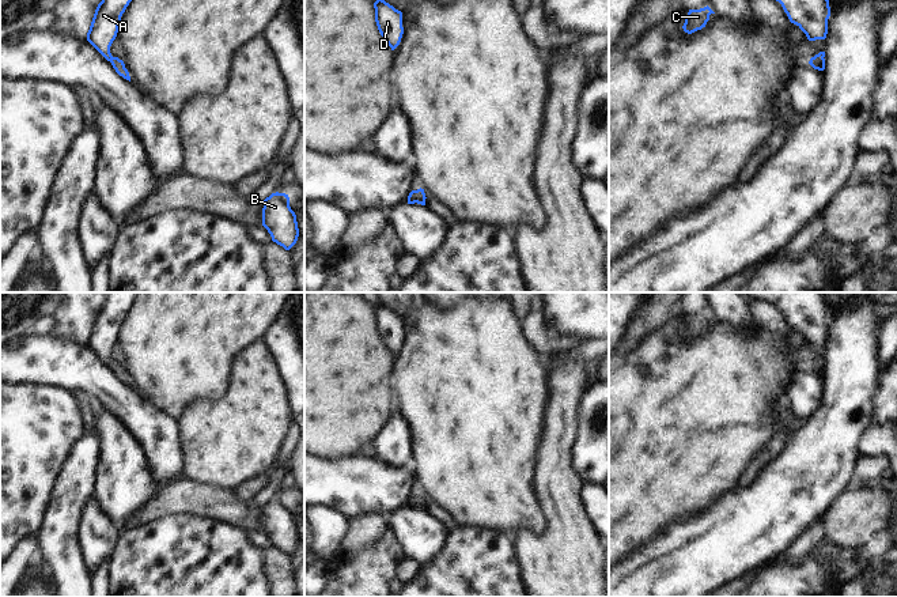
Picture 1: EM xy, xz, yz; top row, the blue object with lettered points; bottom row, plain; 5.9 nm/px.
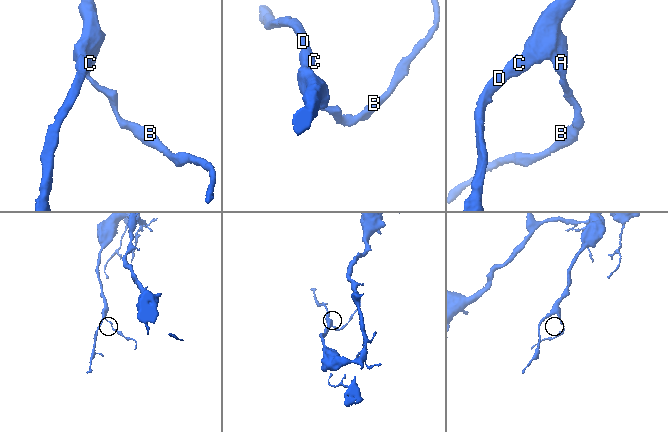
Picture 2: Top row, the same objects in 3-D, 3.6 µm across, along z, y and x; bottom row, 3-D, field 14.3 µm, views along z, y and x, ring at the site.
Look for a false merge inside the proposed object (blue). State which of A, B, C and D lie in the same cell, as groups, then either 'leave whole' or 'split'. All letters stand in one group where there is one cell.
groups A B C D; leave whole

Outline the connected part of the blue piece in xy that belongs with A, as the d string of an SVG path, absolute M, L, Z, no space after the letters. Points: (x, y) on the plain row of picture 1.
M105 292L105 301L98 309L87 345L111 367L116 377L130 386L125 369L118 362L113 362L110 351L117 341L121 321L135 301L136 292Z

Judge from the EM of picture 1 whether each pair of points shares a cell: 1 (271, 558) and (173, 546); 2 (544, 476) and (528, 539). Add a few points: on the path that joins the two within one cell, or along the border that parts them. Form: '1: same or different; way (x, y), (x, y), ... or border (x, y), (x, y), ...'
1: different; border (261, 550), (264, 570), (269, 582)
2: same; way (556, 495), (556, 526), (547, 536)

